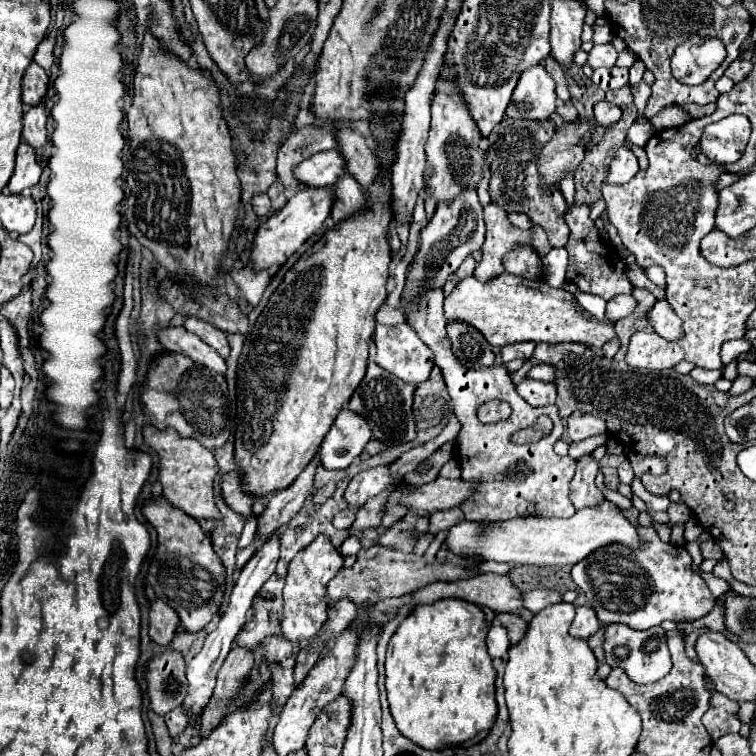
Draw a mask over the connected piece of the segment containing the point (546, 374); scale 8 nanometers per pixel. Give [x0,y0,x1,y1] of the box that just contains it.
[526,364,554,382]

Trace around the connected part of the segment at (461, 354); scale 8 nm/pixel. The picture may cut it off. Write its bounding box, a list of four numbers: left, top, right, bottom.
[446,322,494,366]

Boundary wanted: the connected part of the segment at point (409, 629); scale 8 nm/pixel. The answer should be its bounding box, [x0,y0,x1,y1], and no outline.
[386,600,508,750]

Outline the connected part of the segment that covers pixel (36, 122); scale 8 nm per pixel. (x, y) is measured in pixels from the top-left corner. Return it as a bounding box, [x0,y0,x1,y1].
[22,102,48,148]

